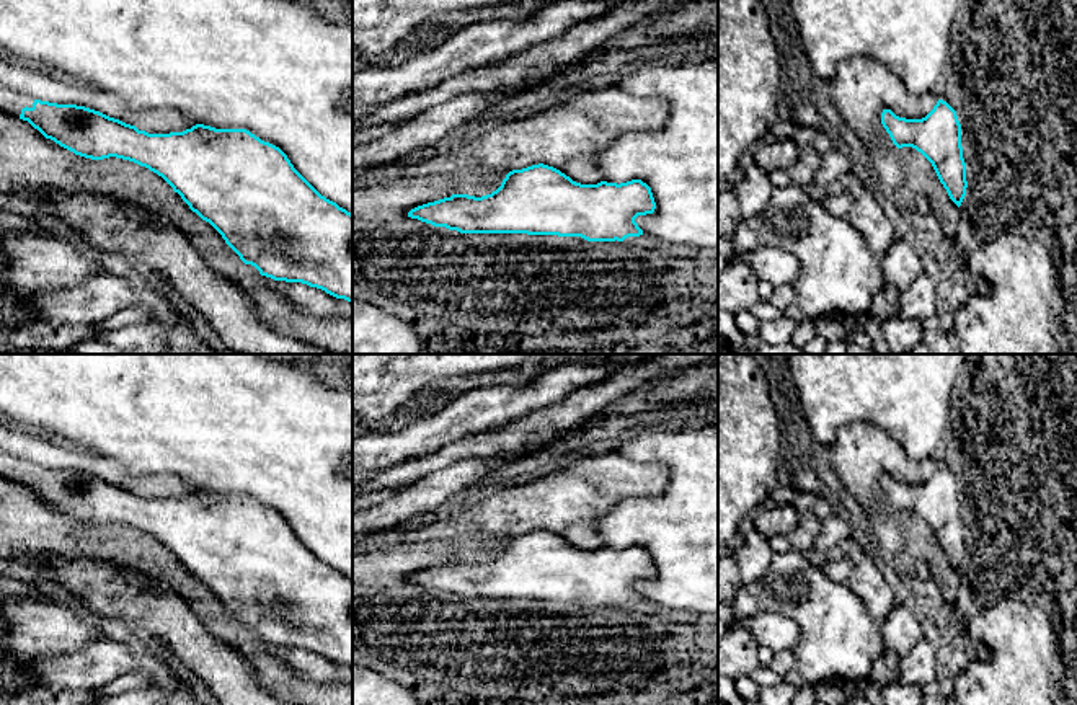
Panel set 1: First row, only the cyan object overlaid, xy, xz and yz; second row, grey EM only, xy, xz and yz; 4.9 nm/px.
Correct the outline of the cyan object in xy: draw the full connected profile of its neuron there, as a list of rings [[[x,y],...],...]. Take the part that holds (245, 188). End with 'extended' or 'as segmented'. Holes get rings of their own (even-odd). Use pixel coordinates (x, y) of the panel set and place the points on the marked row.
[[[0,85],[0,113],[28,121],[75,155],[134,162],[162,176],[261,276],[302,282],[352,302],[352,214],[321,196],[276,145],[246,129],[196,124],[183,132],[148,134],[100,111],[41,101]]]; extended

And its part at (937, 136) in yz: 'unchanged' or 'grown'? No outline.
unchanged

